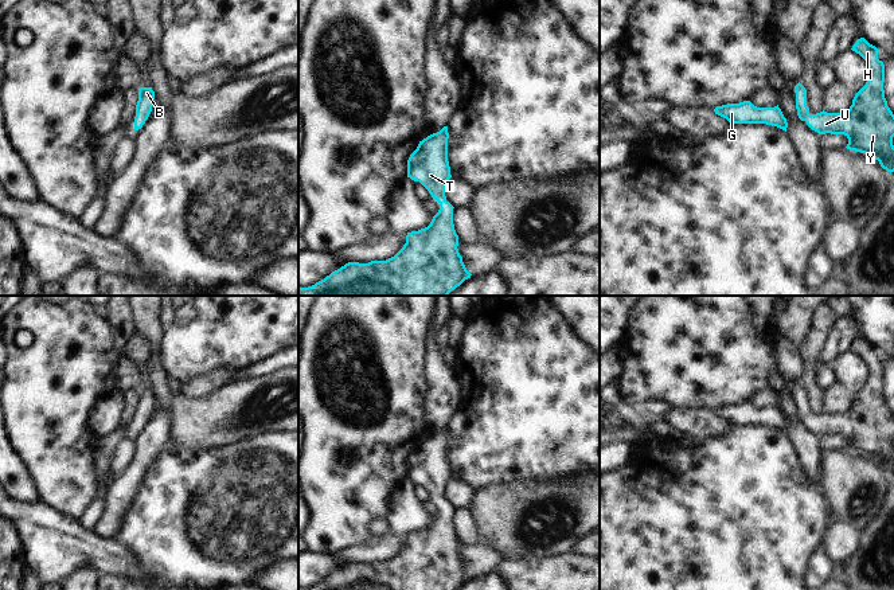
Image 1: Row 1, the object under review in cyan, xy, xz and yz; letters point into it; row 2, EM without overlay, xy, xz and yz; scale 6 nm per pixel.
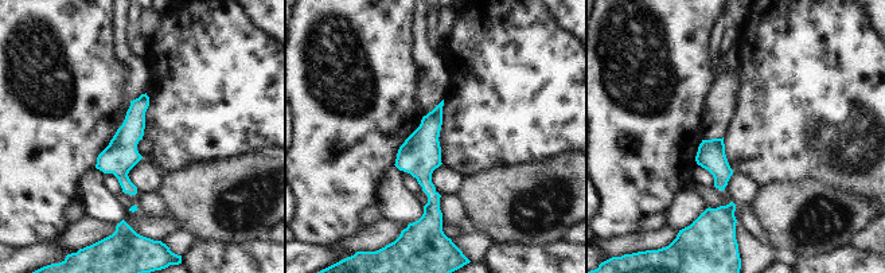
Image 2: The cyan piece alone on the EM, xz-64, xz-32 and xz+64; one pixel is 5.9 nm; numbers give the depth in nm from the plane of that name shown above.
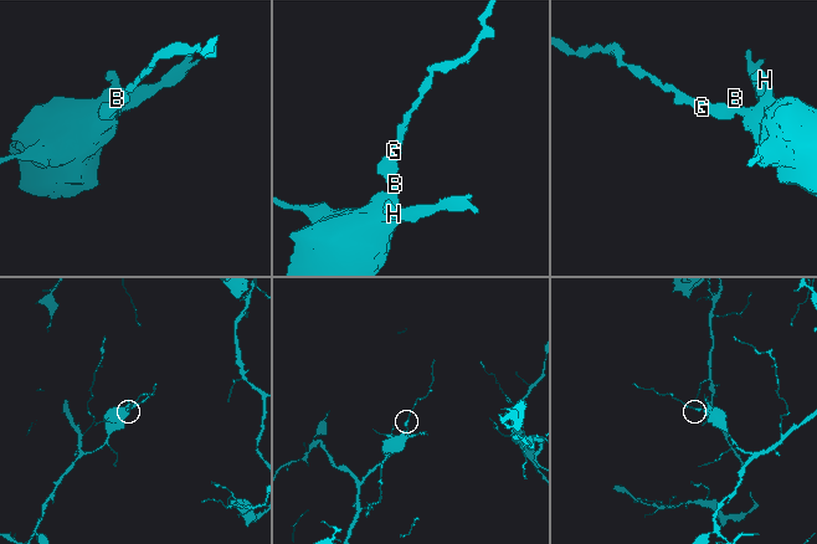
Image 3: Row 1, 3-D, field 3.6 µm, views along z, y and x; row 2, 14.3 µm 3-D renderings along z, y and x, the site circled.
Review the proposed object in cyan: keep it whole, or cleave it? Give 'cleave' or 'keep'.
keep

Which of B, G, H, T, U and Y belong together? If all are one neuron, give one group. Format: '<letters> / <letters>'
B G H T U Y

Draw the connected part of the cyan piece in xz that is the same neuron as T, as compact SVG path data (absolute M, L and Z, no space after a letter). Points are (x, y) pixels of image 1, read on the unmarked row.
M444 427L440 433L419 442L407 461L407 478L419 482L440 504L440 511L430 525L407 534L403 548L386 562L348 563L315 586L298 590L456 590L471 579L472 575L466 571L457 550L458 536L453 525L454 508L445 497L445 485L452 478L448 462L448 439L448 427Z

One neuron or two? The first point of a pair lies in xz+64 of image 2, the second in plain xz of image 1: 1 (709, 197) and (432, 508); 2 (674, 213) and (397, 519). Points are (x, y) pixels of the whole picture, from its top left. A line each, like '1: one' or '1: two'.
1: one
2: one

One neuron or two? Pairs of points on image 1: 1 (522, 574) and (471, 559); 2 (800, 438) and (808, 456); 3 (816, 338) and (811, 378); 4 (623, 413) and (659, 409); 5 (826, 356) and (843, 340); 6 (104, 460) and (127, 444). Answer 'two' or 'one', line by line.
1: two
2: one
3: one
4: one
5: one
6: two

